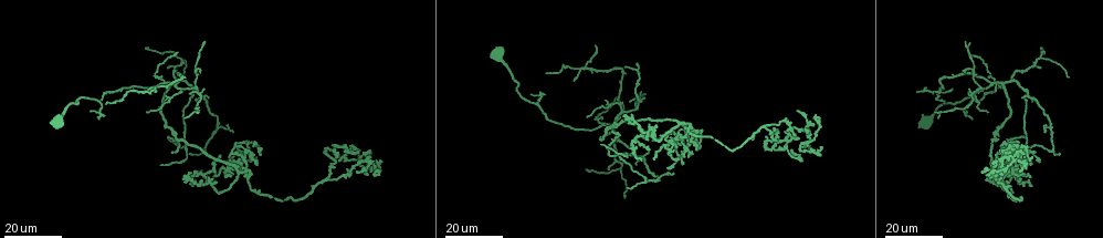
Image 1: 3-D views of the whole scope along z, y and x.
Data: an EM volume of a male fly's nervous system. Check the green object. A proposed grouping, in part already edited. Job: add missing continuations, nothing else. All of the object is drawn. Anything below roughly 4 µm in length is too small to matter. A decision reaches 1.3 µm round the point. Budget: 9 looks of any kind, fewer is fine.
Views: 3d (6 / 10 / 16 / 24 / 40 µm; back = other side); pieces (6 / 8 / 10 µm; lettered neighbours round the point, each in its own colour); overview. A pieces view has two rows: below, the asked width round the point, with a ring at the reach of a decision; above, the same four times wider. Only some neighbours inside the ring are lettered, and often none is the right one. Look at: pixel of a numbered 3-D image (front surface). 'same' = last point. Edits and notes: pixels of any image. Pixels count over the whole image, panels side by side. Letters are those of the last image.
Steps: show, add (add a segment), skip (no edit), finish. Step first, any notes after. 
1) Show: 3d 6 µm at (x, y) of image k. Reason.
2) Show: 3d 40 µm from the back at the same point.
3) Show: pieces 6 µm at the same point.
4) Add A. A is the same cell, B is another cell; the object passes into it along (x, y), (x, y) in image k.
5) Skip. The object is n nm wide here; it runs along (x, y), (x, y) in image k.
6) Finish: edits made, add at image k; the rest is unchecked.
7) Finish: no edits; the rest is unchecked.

Show: 3d 24 µm at (1019, 161) of image 1. An open end.

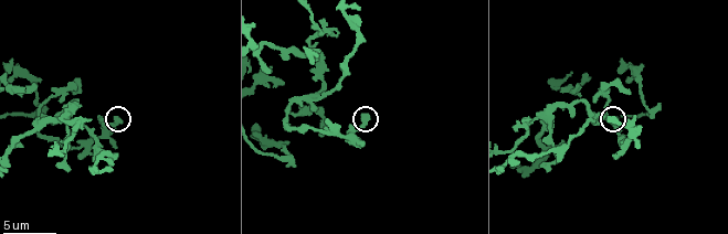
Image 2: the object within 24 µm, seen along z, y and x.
Show: 3d 6 µm at (608, 121) of image 2.

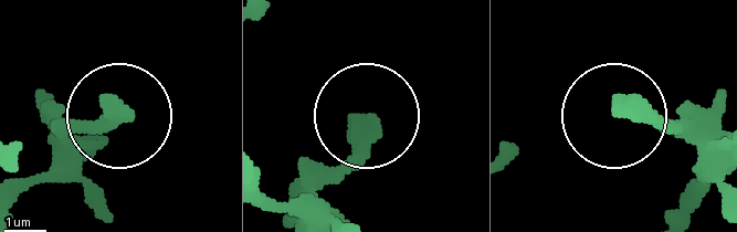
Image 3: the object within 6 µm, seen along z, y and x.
Show: pieces 8 µm at (617, 107) of image 3.

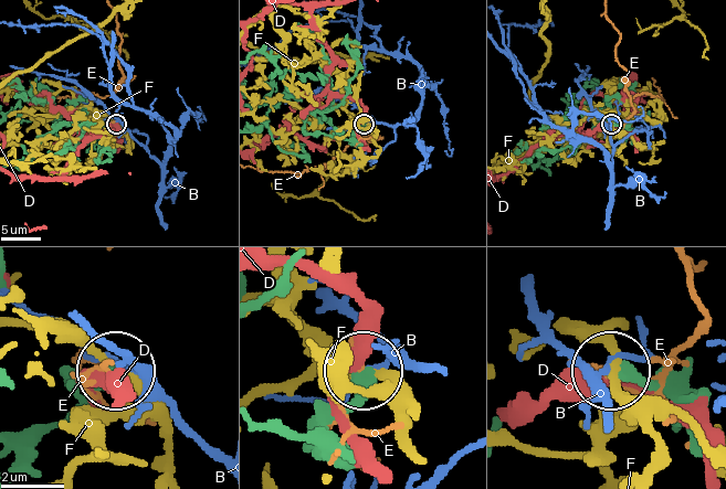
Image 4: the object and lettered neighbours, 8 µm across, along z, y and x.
Skip. B, D, E and F are other cells; none of them fits.

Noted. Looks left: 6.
Show: 3d 16 µm at (980, 170) of image 1. Branch stops here.

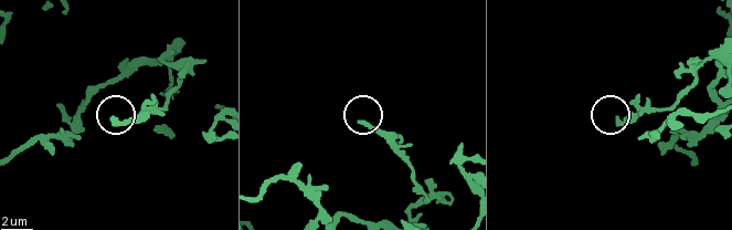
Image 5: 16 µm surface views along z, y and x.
Show: pieces 6 µm at (618, 122) of image 5.

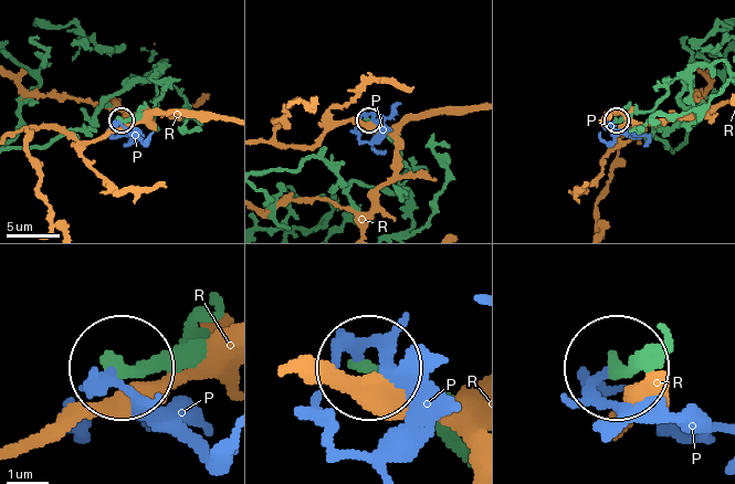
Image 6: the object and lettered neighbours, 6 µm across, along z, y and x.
Skip. P and R are other cells; it runs along (177, 343), (127, 364) in image 6; no lettered segment goes on from it.

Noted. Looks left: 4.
Show: 3d 16 µm at (613, 130) of image 1. Long arm stops here.

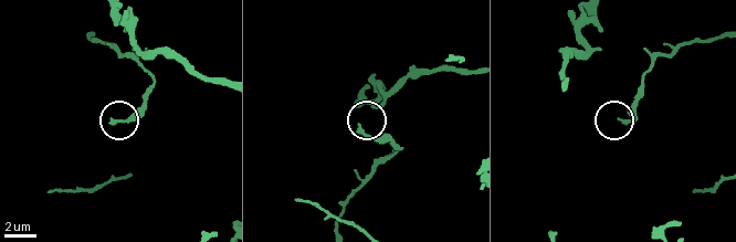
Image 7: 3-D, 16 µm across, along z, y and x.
Show: pieces 6 µm at (111, 122) of image 7.

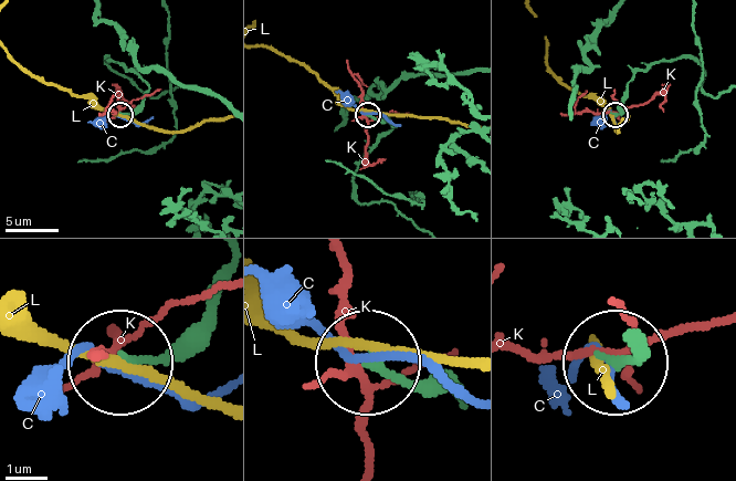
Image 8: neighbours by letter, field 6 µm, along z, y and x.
Skip. C, K and L are other cells; it runs along (708, 95), (695, 62), (661, 60), (635, 72), (614, 114) in image 8; none of them fits.

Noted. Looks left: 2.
Show: 3d 16 µm at (178, 52) of image 1. End of a long branch.

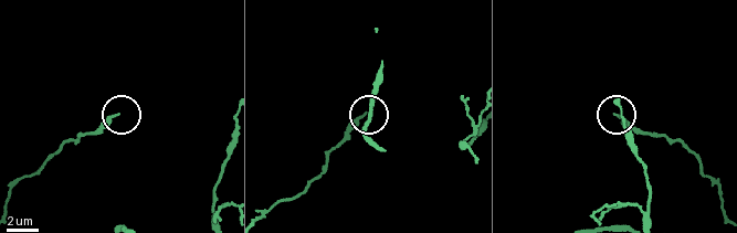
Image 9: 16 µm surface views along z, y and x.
Show: pieces 6 µm at (617, 116) of image 9.

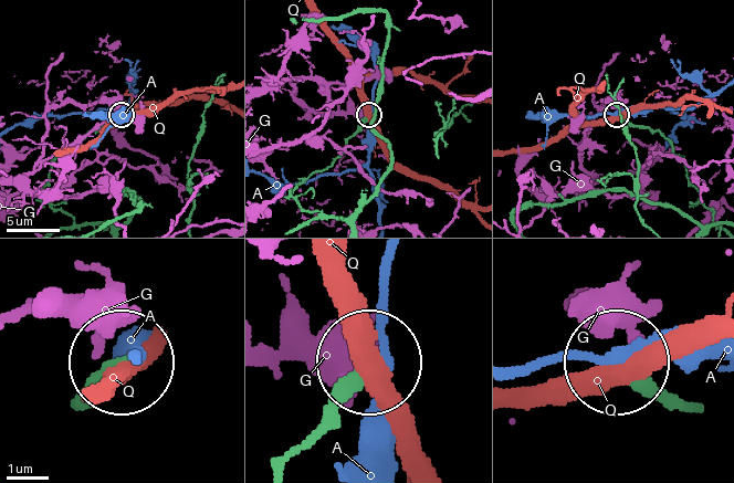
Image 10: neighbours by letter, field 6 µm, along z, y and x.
Skip. A, G and Q are other cells; it runs along (683, 409), (624, 364) in image 10; none of them fits.

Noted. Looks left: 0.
Finish: no edits; the rest is unchecked.

